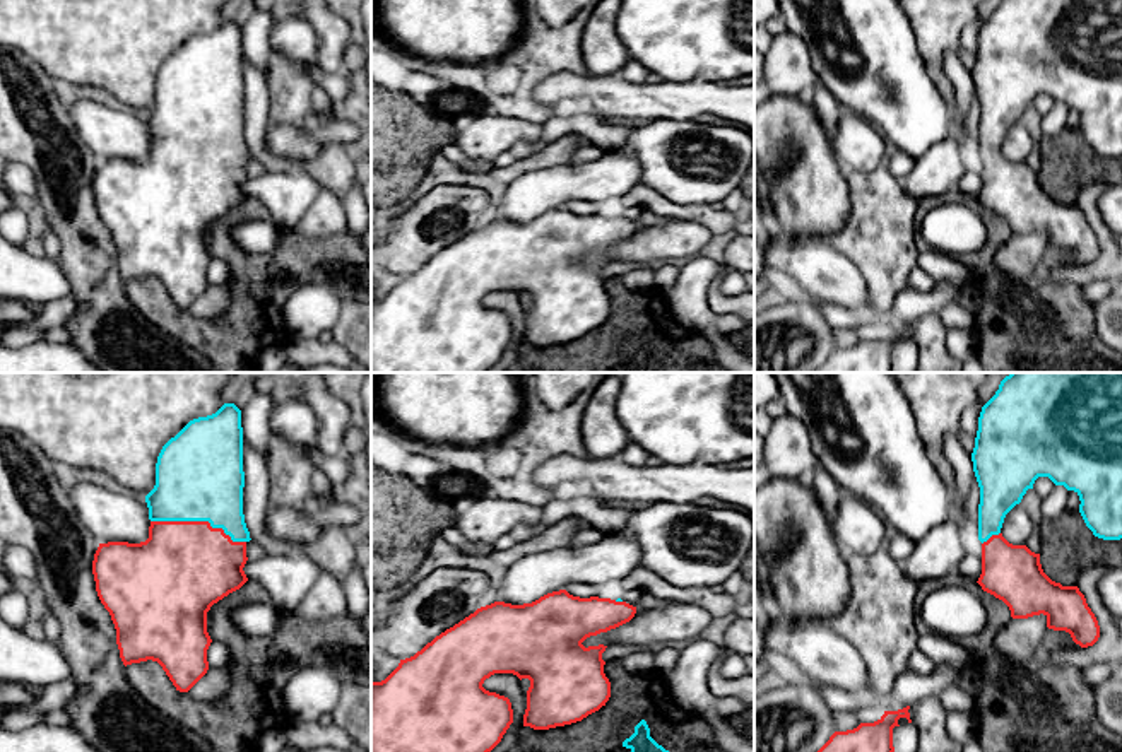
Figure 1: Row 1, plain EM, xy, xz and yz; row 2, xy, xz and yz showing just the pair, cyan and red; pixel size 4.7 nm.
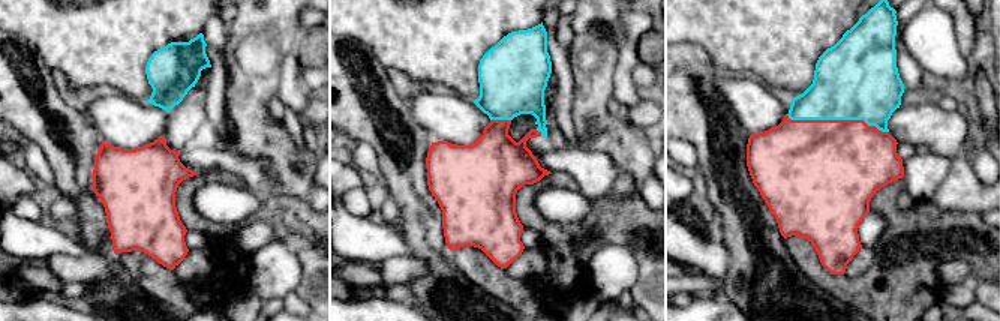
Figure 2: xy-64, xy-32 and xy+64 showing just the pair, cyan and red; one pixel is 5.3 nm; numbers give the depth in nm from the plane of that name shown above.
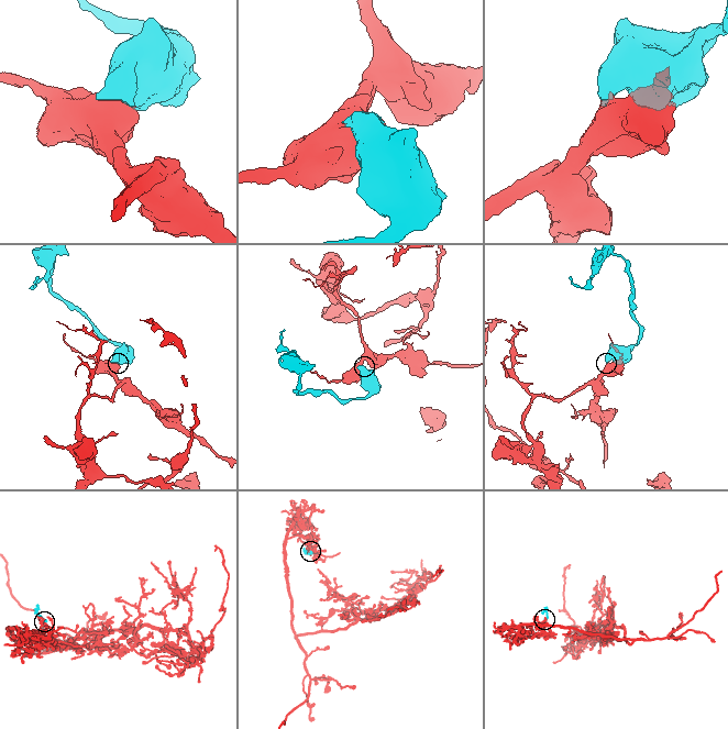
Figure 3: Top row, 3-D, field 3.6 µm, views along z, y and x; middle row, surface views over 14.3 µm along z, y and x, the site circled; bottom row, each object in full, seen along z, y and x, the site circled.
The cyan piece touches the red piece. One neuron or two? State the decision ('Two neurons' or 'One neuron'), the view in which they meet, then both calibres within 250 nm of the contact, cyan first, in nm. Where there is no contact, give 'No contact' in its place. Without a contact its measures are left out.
One neuron. Touches cyan in xy. Thickness 420 nm (cyan) against 440 nm

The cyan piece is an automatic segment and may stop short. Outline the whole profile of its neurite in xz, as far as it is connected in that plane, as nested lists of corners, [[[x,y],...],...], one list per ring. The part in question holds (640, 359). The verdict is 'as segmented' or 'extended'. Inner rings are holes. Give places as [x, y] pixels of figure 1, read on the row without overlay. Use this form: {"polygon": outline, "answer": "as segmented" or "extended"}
{"polygon": [[[645,337],[635,344],[635,350],[623,359],[629,366],[628,373],[672,373],[650,354],[650,345]]], "answer": "as segmented"}

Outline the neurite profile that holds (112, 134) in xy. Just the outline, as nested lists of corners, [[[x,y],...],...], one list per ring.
[[[79,99],[67,108],[79,137],[99,161],[140,161],[149,156],[149,125],[145,115],[130,108],[108,108],[97,101]]]

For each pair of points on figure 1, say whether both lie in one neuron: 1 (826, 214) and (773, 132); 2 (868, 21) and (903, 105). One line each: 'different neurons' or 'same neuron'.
1: same neuron
2: same neuron

